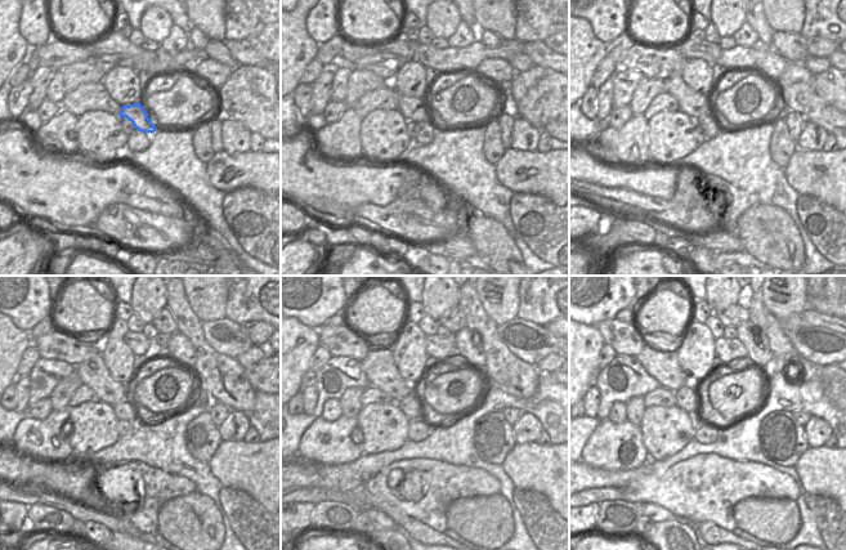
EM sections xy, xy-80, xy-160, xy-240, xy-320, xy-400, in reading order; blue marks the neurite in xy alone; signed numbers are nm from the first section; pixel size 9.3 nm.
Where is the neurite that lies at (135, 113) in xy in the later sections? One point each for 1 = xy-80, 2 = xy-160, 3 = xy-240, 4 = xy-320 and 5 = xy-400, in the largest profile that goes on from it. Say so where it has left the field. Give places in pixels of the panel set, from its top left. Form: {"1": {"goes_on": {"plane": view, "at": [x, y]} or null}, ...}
{"1": {"goes_on": {"plane": "xy-80", "at": [411, 108]}}, "2": {"goes_on": {"plane": "xy-160", "at": [694, 104]}}, "3": {"goes_on": {"plane": "xy-240", "at": [92, 371]}}, "4": {"goes_on": {"plane": "xy-320", "at": [379, 369]}}, "5": {"goes_on": {"plane": "xy-400", "at": [663, 365]}}}

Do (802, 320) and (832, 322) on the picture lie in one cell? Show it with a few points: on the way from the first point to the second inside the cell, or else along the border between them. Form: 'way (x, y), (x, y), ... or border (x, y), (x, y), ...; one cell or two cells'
way (810, 320), (824, 321); one cell

